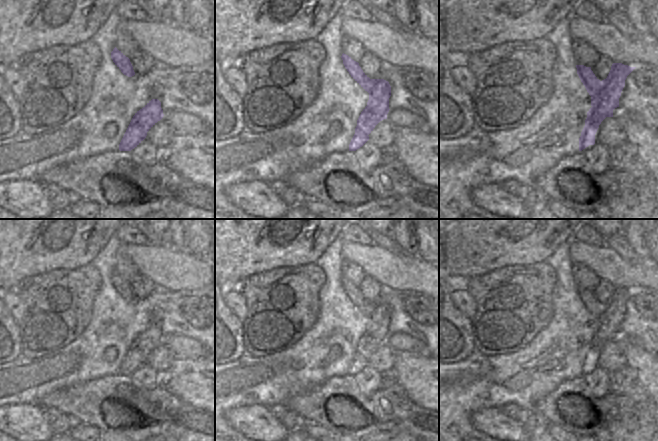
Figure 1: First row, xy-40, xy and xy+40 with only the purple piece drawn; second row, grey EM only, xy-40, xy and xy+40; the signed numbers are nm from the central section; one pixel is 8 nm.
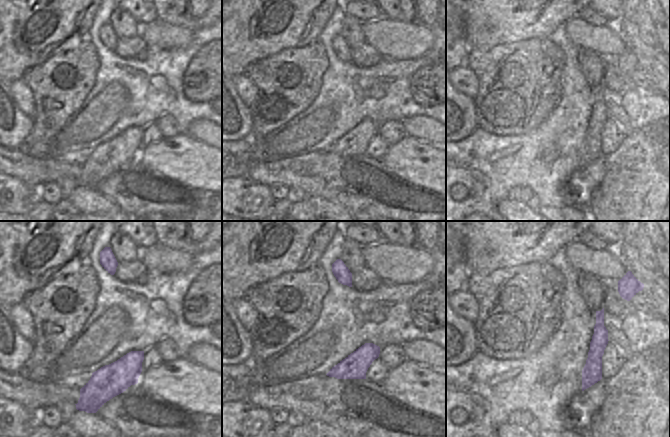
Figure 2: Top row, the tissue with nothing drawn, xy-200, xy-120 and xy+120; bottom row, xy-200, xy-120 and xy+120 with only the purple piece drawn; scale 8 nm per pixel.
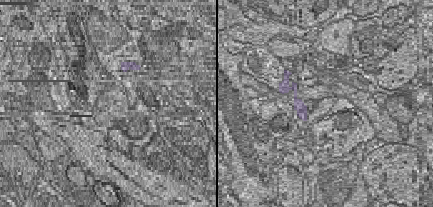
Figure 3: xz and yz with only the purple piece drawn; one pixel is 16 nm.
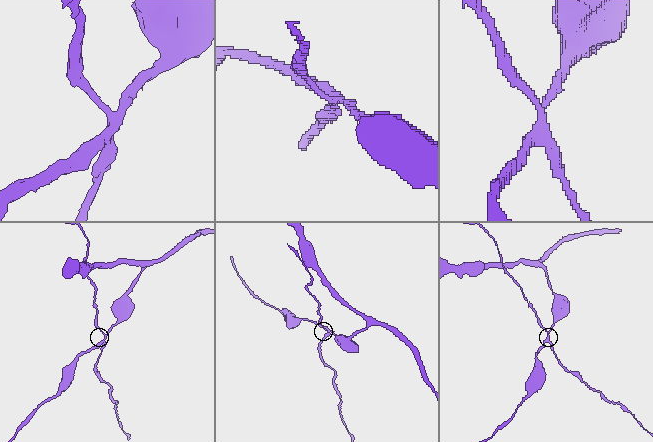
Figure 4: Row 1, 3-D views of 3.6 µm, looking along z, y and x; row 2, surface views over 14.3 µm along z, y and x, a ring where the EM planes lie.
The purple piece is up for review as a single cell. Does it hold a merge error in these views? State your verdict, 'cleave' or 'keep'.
cleave

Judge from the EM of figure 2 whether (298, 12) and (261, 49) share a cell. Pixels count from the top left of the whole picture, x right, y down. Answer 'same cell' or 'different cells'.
same cell

